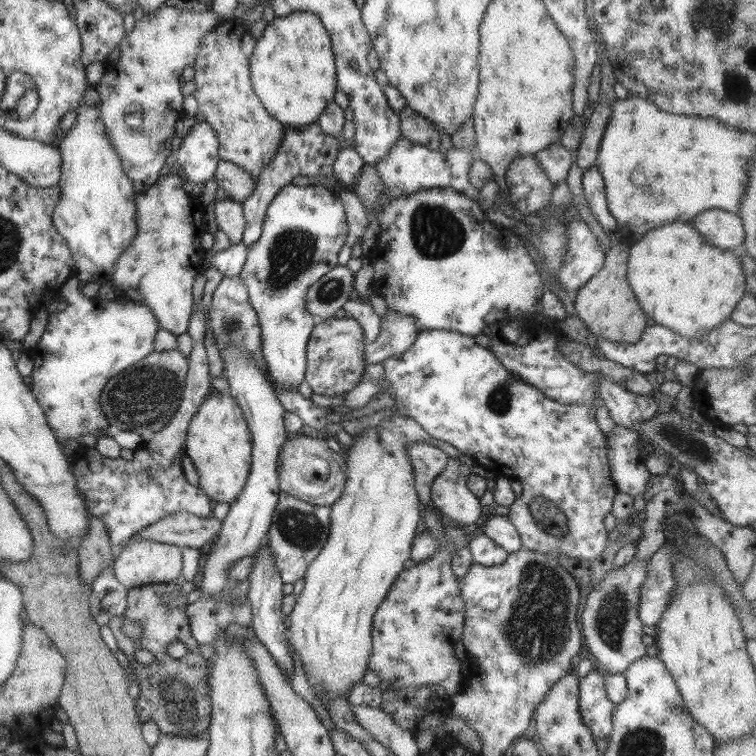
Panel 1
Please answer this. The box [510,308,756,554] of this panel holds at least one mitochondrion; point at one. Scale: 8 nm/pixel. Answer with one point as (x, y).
(694, 447)

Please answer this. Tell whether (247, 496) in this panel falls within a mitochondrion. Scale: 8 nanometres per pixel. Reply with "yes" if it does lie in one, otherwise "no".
no

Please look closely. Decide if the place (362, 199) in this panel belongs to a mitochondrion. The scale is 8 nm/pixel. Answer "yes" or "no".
no

